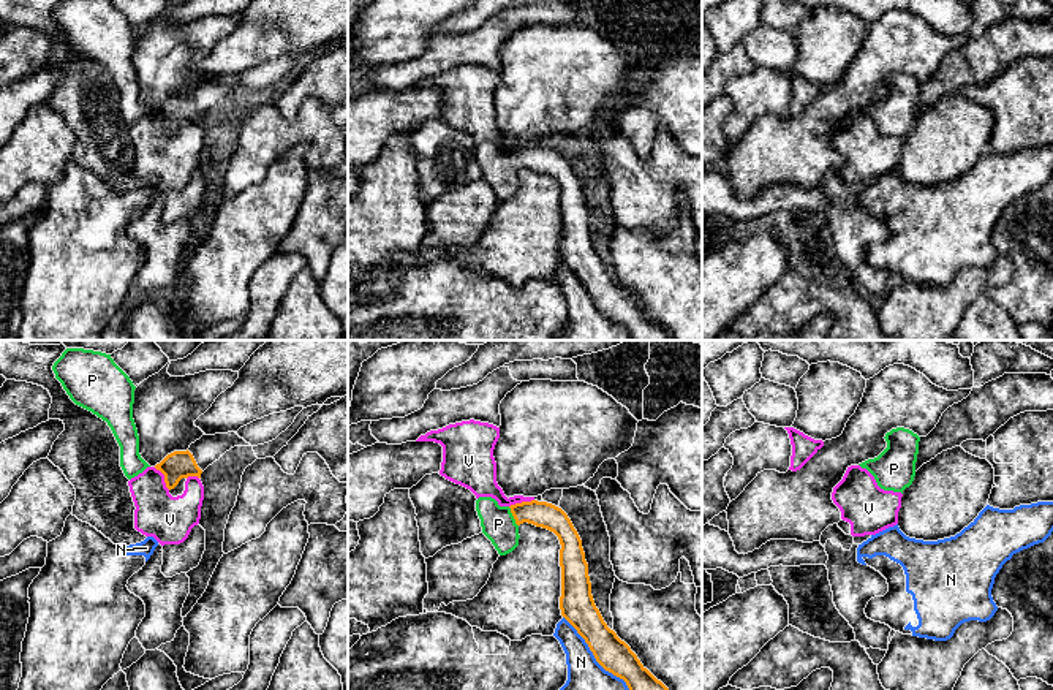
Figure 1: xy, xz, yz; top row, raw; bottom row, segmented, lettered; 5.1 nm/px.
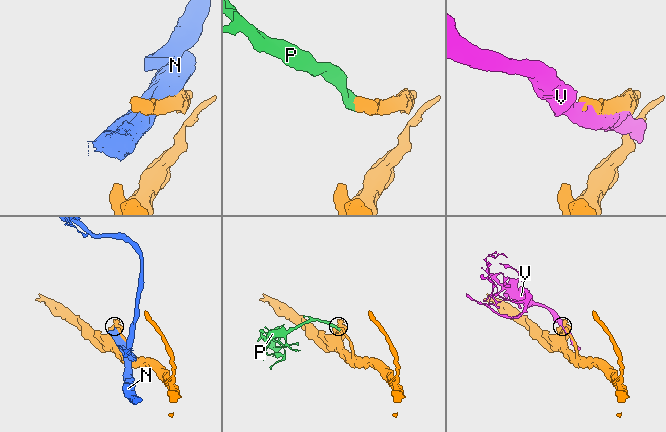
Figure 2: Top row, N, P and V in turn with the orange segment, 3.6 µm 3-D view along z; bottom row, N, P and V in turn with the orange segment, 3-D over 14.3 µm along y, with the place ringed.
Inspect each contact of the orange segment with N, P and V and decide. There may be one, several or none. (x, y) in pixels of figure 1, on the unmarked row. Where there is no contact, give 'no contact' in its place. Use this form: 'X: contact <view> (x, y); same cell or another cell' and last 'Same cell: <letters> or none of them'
N: contact xz (595, 303); another cell
P: contact xz (513, 160); same cell
V: contact xy (165, 124); another cell
Same cell: P

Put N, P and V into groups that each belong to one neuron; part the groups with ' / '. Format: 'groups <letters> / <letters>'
groups N / P / V

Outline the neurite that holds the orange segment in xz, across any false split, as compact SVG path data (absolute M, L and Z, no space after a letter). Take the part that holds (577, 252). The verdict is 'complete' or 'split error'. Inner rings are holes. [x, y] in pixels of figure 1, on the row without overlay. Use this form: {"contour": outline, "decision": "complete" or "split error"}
{"contour": "M479 142L476 157L482 179L500 201L506 201L519 191L519 171L523 168L553 177L561 190L561 261L585 285L596 307L626 328L631 340L670 340L669 334L640 309L631 293L604 267L591 241L582 185L561 154L538 146L500 152L492 142Z", "decision": "split error"}

